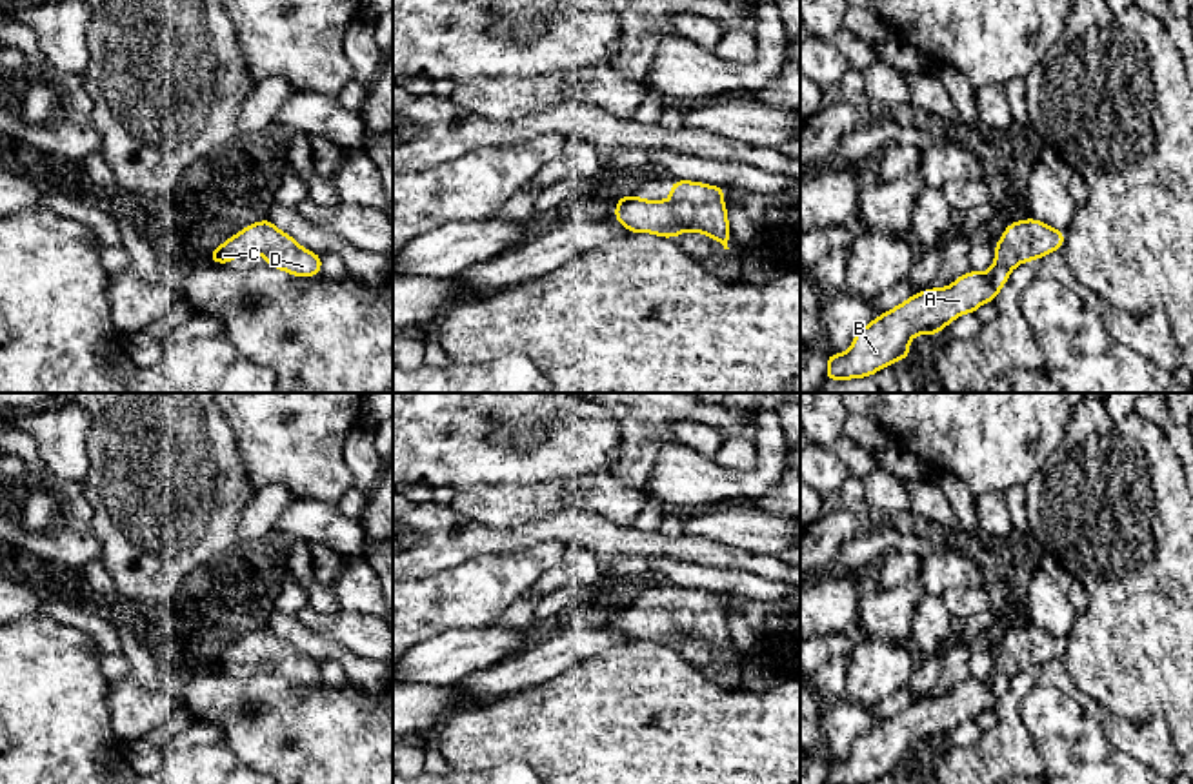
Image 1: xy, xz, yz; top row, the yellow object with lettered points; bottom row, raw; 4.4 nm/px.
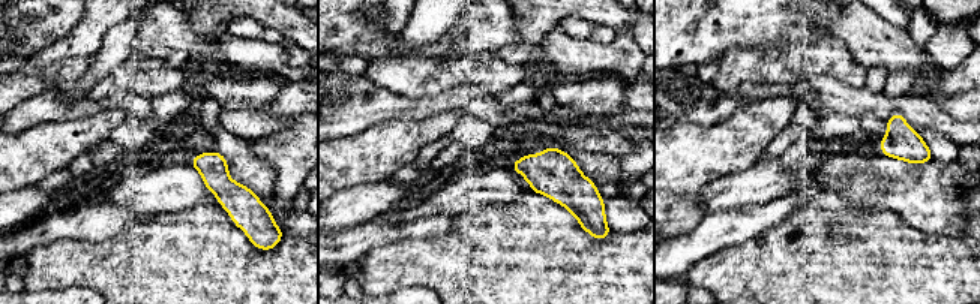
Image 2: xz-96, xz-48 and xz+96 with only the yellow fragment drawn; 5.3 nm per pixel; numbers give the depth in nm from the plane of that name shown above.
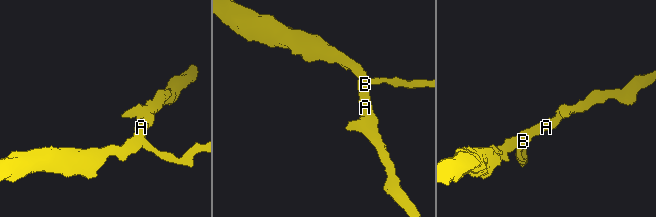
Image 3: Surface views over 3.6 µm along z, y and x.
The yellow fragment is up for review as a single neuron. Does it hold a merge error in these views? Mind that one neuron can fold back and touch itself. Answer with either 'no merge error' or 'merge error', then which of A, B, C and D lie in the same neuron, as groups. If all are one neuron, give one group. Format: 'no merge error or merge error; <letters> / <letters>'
no merge error; A B C D

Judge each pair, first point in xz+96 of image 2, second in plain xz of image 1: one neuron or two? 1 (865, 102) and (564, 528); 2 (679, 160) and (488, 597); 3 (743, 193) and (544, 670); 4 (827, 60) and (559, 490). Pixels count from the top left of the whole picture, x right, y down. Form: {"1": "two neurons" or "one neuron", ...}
{"1": "one neuron", "2": "one neuron", "3": "two neurons", "4": "one neuron"}

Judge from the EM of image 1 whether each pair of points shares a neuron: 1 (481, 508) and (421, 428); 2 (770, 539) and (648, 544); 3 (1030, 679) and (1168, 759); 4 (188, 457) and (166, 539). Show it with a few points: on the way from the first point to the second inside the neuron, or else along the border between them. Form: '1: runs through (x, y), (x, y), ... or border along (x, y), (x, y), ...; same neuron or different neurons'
1: border along (508, 486), (462, 486), (457, 490); different neurons
2: border along (684, 532), (755, 552); different neurons
3: runs through (1064, 684), (1121, 733), (1133, 739); same neuron
4: runs through (168, 477), (166, 519); same neuron

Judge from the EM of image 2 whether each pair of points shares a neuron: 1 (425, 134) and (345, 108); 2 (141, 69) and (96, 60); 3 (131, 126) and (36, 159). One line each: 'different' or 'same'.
1: different
2: different
3: different

